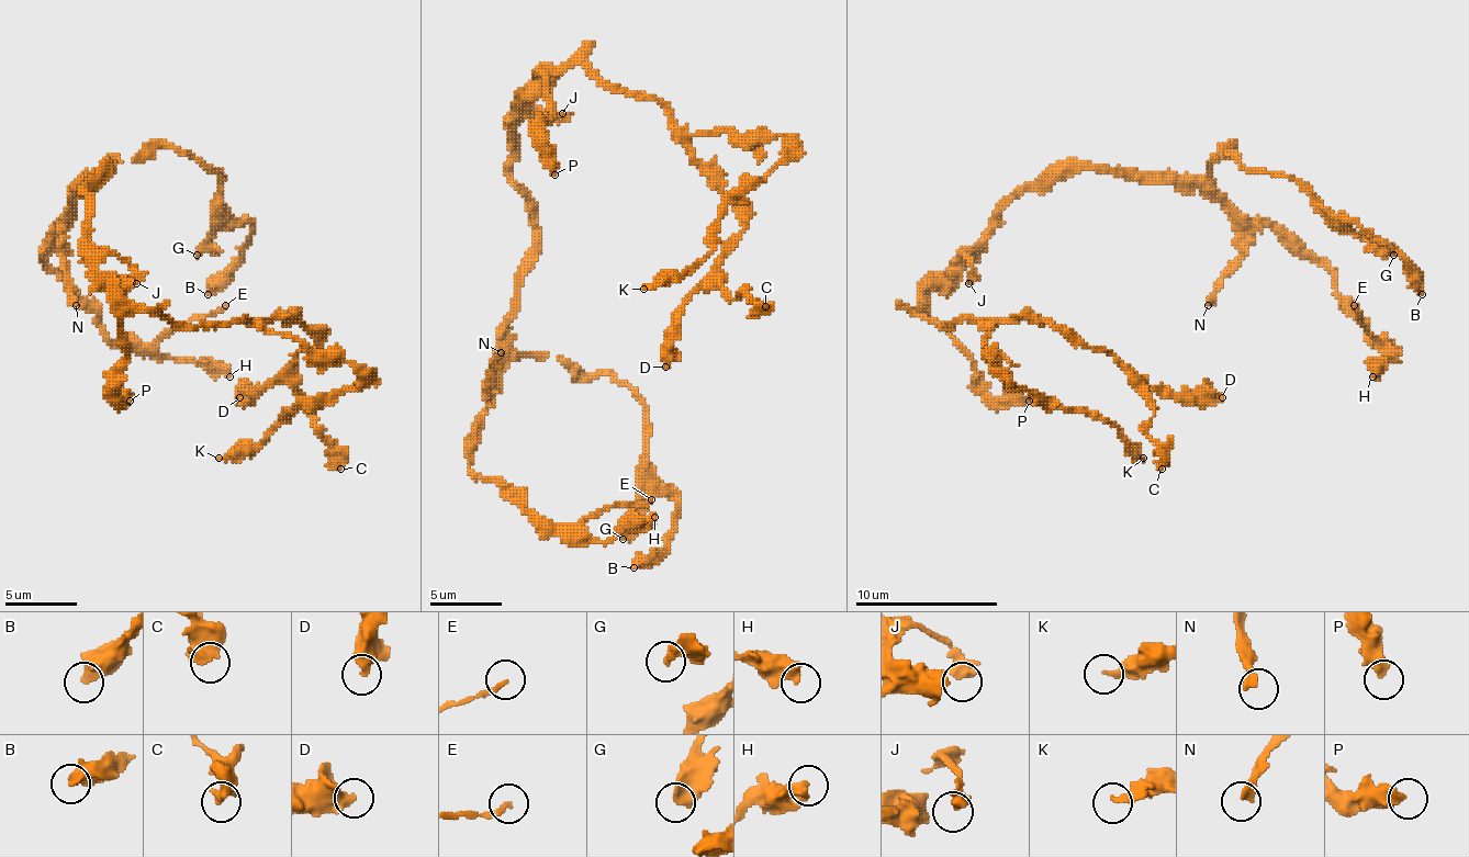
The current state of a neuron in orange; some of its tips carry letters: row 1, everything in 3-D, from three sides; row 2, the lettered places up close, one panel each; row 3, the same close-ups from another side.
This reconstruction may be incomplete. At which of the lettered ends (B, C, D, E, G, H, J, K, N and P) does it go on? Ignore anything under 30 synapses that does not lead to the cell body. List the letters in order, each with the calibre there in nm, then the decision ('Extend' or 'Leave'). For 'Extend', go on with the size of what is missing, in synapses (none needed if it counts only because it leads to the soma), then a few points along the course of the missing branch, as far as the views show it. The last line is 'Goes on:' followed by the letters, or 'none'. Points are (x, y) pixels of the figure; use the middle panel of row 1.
B: Thickness 420 nm. Leave
C: Thickness 650 nm. Leave
D: Thickness 440 nm. Leave
E: Thickness 190 nm. Leave
G: Thickness 440 nm. Leave
H: Thickness 440 nm. Leave
J: Thickness 500 nm. Extend. Roughly 300 synapses
K: Thickness 260 nm. Leave
N: Thickness 260 nm. Extend. Roughly 80 synapses. Course of what is missing: (501, 352), (491, 360), (491, 392), (501, 406), (529, 420), (615, 431), (662, 414), (676, 399)
P: Thickness 460 nm. Leave
Goes on: J, N

